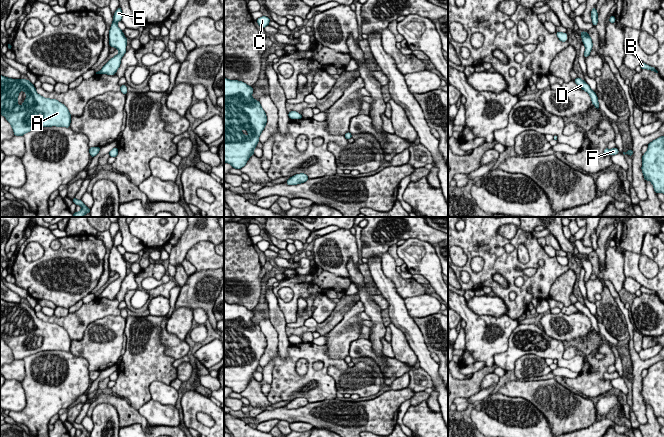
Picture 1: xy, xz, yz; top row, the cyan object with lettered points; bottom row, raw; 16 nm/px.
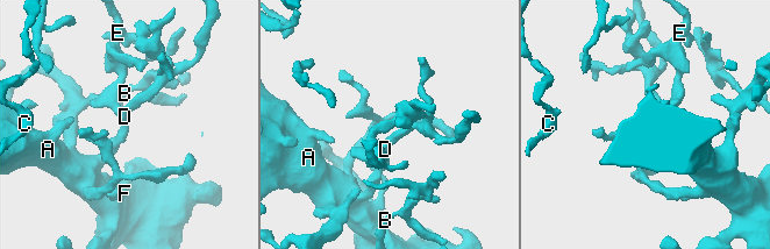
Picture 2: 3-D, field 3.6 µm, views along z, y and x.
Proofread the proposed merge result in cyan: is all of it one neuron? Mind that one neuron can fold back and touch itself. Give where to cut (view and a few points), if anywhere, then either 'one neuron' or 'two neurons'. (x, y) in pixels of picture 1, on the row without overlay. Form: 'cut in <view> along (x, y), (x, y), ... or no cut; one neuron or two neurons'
no cut; one neuron

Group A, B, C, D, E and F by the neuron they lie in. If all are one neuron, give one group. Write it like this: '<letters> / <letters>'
A B C D E F

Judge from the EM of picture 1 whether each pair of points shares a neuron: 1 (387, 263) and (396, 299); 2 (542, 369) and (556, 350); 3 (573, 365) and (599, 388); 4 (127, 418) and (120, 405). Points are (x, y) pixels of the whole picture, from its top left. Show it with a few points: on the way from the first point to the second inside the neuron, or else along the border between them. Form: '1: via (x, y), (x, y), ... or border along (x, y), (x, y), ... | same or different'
1: border along (380, 259), (382, 272), (403, 299) | different
2: border along (521, 355), (536, 354), (544, 359) | different
3: border along (562, 356), (582, 355), (581, 371) | different
4: via (127, 415), (123, 408) | same

